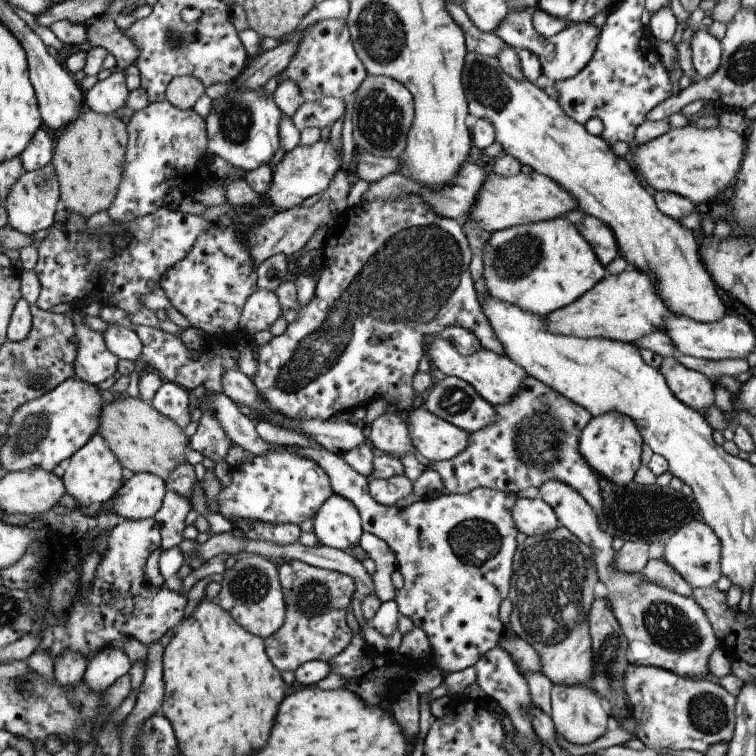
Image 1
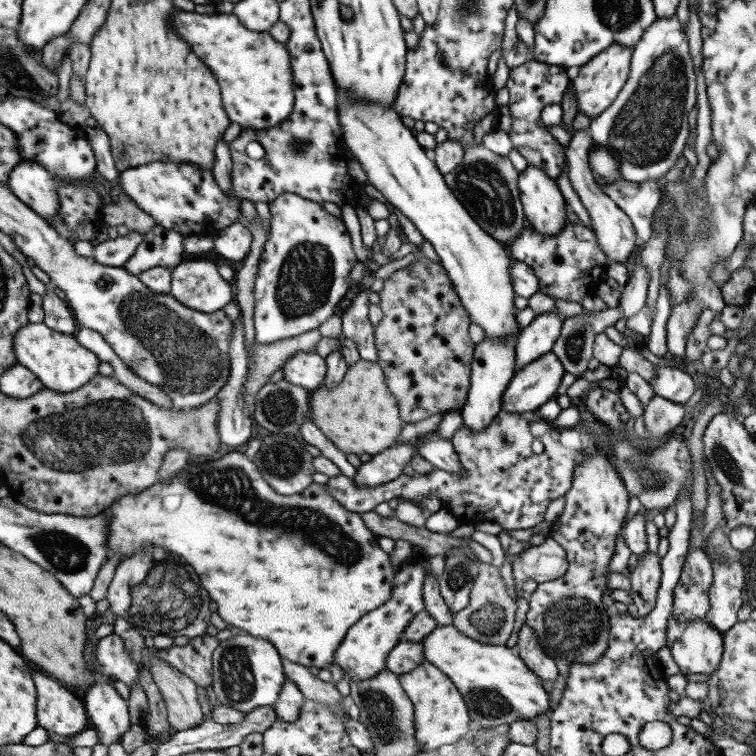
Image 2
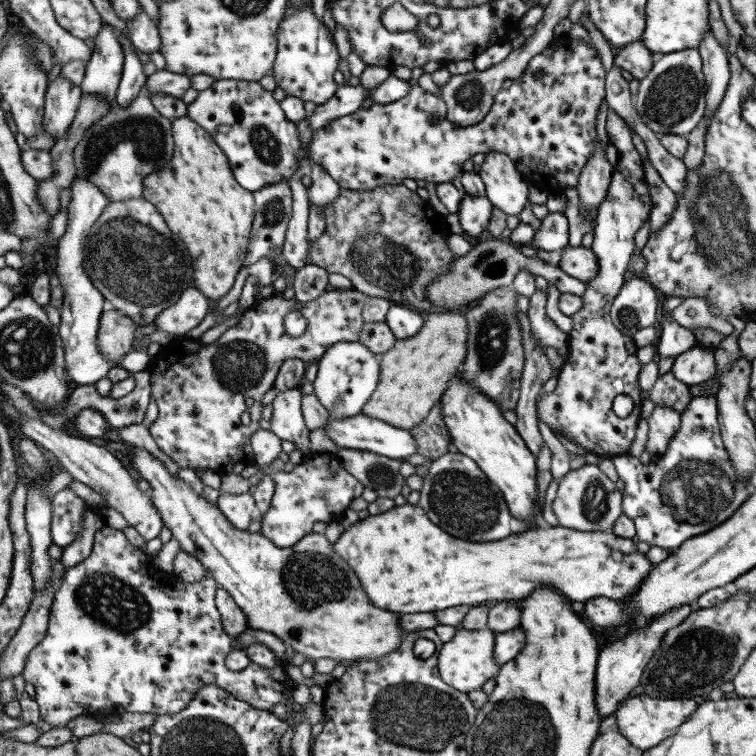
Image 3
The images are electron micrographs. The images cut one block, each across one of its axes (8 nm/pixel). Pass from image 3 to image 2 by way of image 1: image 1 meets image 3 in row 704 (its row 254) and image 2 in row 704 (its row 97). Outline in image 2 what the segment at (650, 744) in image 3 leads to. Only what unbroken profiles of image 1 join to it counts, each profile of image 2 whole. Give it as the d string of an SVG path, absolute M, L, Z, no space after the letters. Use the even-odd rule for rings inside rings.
M454 625L437 626L421 644L426 663L434 664L452 680L468 706L470 720L482 727L497 727L526 718L535 720L540 713L549 710L550 694L544 690L543 681L524 664L516 649L510 649L506 645L481 644L465 636Z

